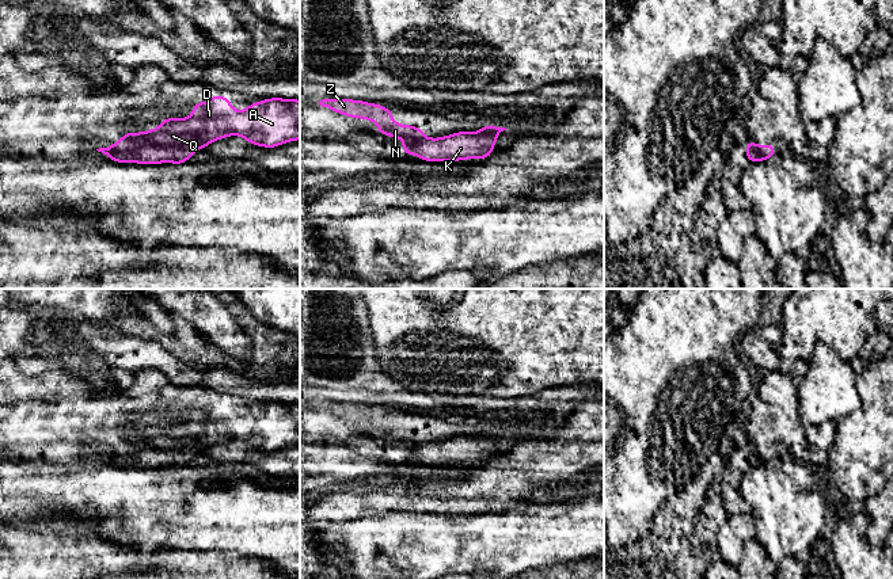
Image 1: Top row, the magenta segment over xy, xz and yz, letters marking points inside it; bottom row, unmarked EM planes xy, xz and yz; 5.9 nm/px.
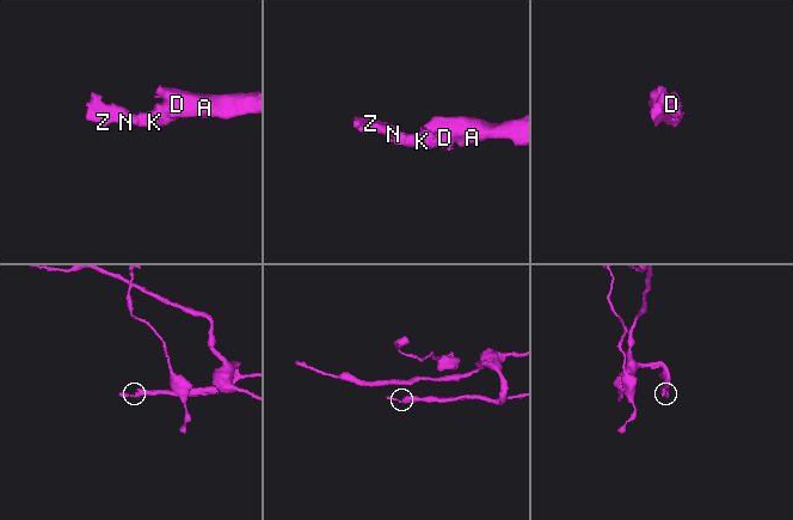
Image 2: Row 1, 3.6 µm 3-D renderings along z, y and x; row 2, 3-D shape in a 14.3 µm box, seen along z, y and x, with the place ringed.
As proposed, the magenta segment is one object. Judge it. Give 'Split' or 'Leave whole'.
Split

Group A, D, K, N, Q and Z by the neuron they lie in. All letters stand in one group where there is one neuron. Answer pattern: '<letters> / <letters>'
A D K Q / N Z

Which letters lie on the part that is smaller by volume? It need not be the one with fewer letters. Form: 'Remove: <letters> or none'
Remove: N, Z

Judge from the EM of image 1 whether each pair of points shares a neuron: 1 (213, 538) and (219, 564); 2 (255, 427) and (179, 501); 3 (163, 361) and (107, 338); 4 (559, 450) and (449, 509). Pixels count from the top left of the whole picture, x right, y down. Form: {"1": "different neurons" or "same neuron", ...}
{"1": "different neurons", "2": "different neurons", "3": "same neuron", "4": "same neuron"}

